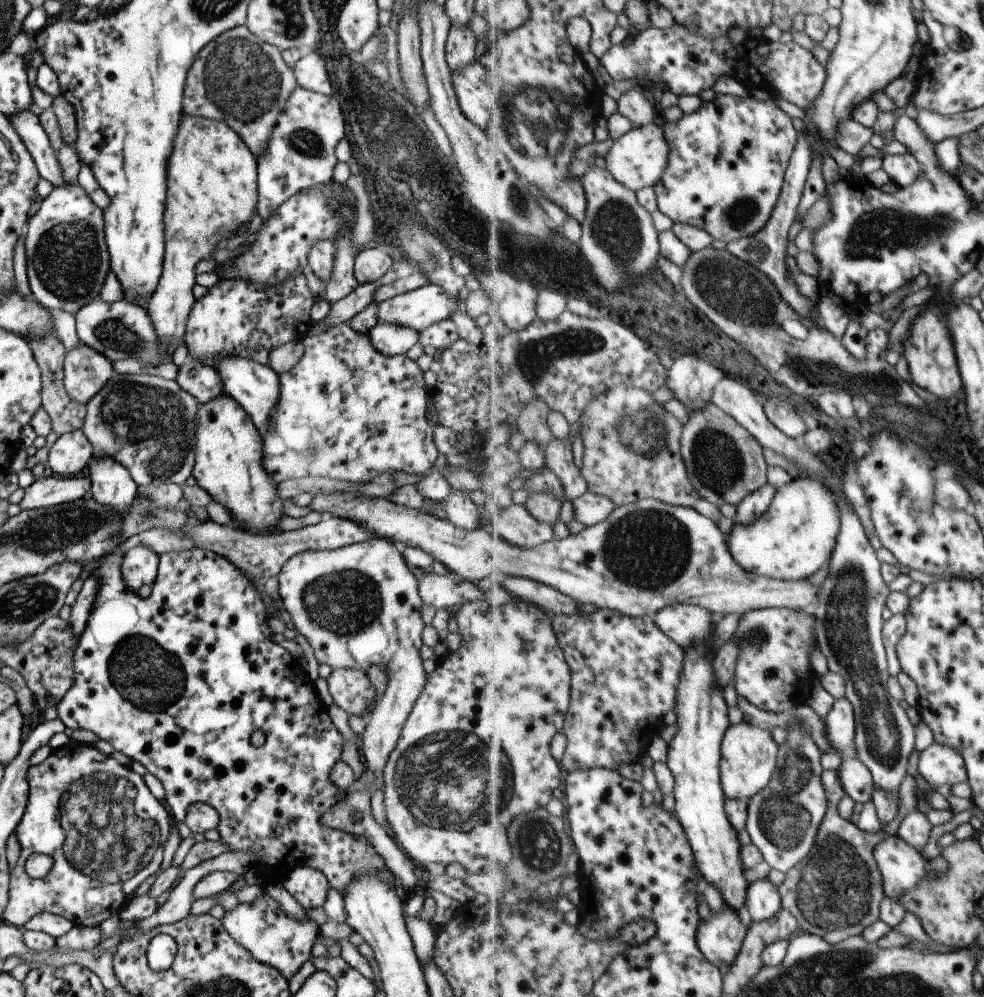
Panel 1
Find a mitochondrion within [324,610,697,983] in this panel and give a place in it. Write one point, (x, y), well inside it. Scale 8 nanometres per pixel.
(449, 780)

